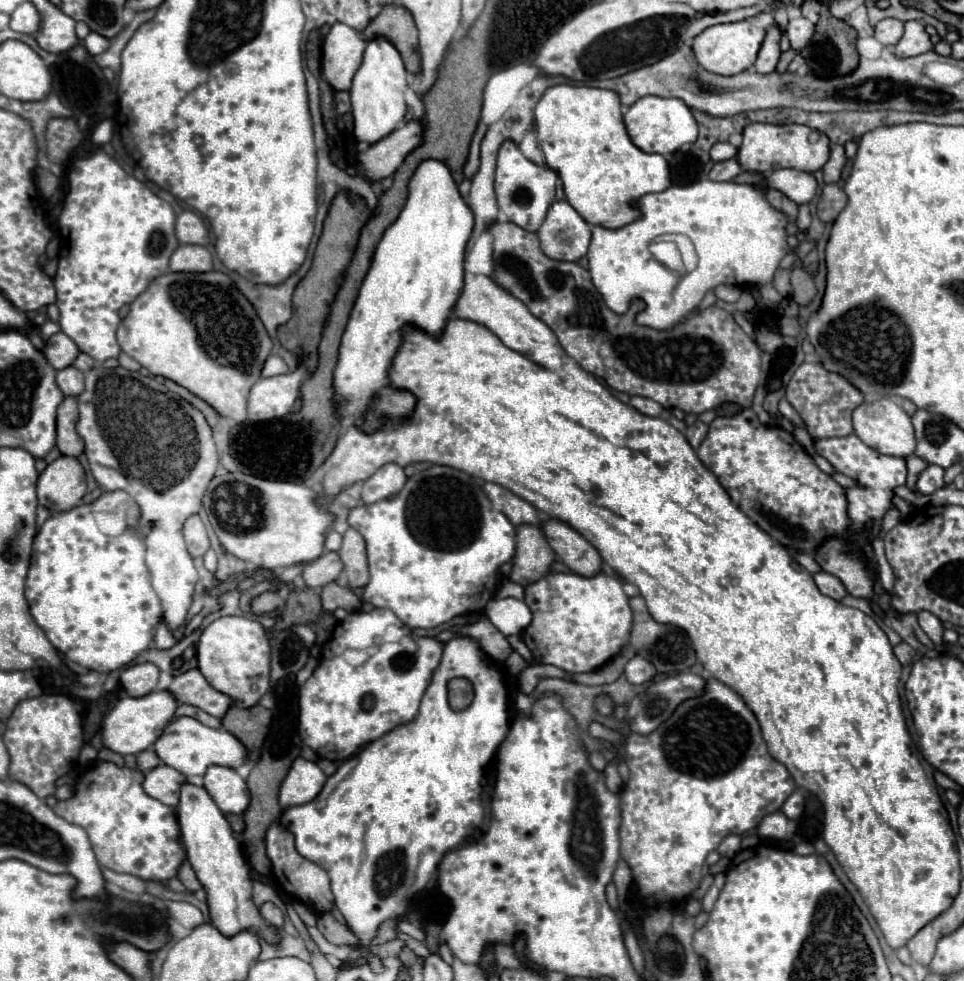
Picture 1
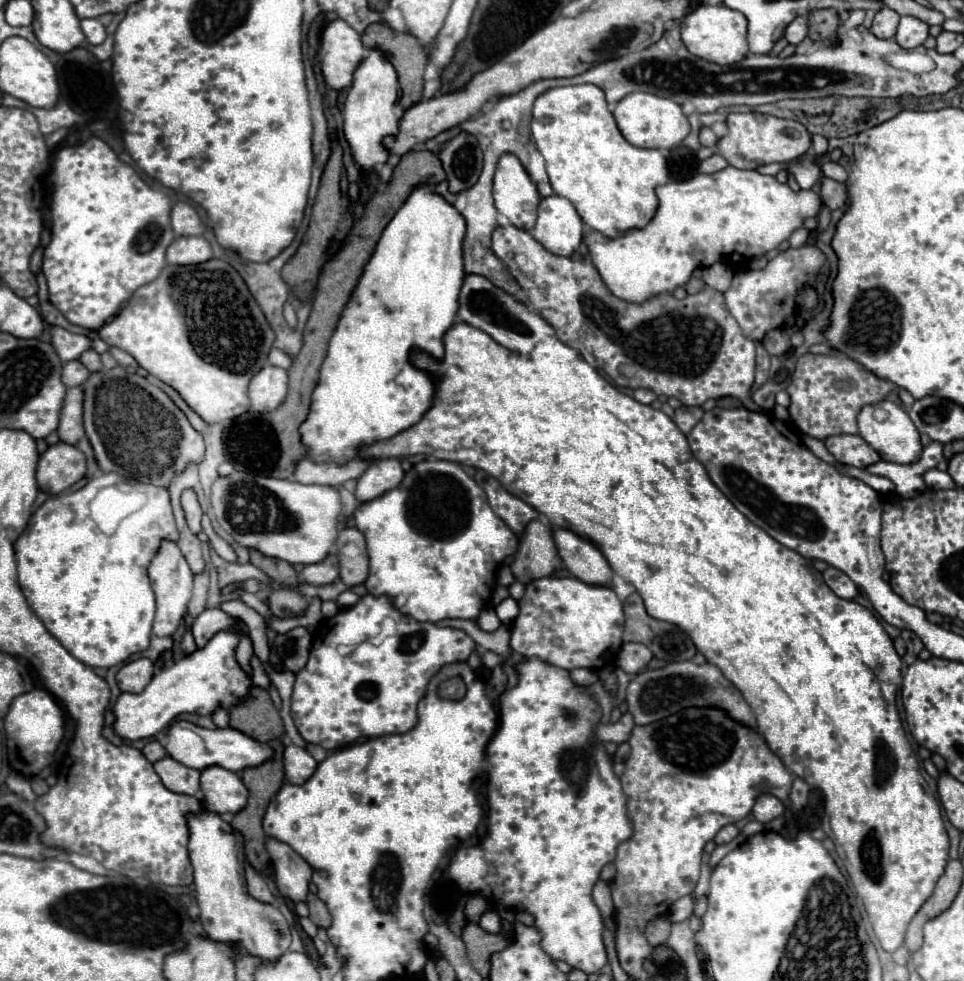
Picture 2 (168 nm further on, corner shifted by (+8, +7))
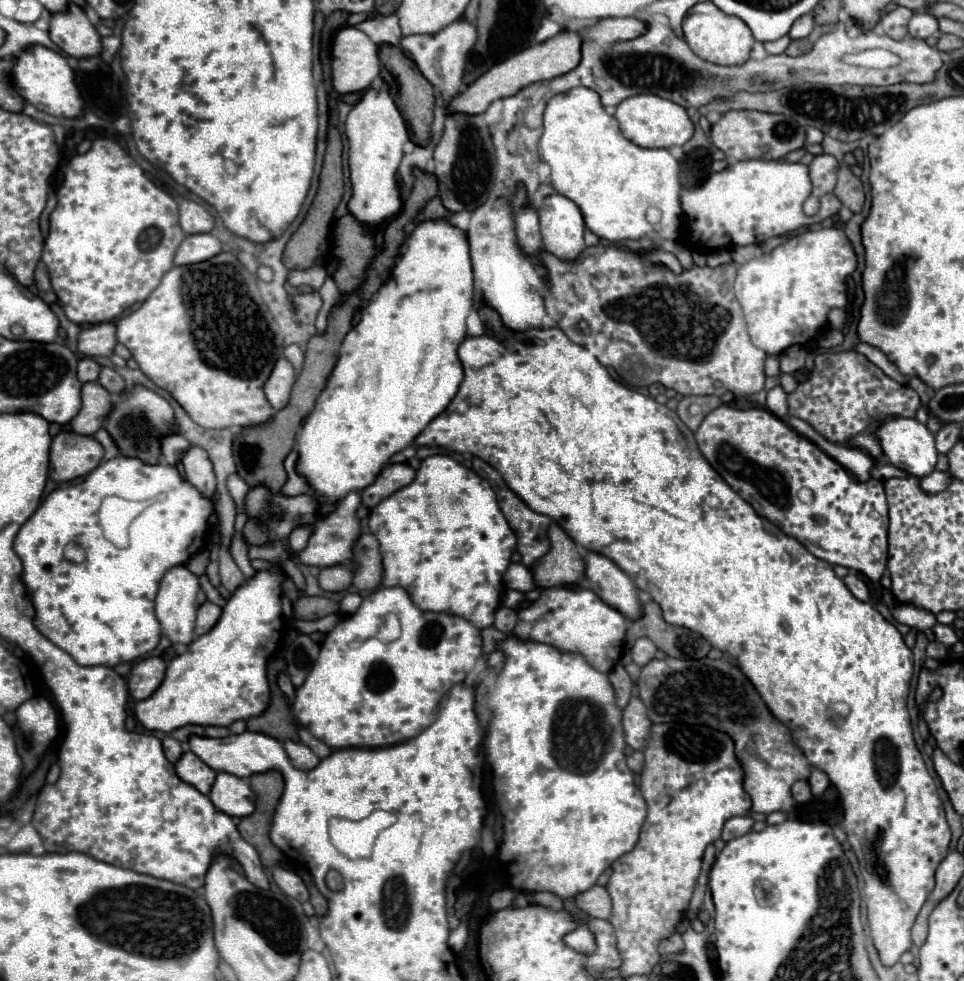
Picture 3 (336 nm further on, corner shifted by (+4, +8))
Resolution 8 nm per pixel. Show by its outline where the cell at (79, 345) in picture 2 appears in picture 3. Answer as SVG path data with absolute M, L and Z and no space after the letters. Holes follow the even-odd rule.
M103 322L97 326L91 326L79 334L79 352L87 356L111 356L113 348L117 344L115 338L115 324Z

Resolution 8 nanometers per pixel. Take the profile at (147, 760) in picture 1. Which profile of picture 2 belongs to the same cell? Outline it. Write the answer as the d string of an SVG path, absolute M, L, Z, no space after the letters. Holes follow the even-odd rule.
M149 741L149 743L143 747L143 755L145 755L147 761L155 763L155 761L159 761L159 759L165 757L165 749L163 749L163 745L161 745L159 741Z

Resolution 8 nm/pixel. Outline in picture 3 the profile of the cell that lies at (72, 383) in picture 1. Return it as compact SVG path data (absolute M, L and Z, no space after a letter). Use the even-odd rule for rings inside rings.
M93 358L79 360L77 376L81 382L95 382L99 378L99 372L101 372L101 364L97 364Z

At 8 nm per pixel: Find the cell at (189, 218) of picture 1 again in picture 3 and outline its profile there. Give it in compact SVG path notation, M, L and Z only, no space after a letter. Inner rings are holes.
M181 200L179 224L185 234L197 234L197 232L211 232L215 220L201 204L193 200Z

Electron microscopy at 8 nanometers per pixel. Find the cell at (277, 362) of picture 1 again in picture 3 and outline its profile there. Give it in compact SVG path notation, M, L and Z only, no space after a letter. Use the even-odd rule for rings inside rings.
M291 344L283 350L283 356L287 356L287 360L291 360L293 368L299 372L301 366L303 366L303 350L297 346L297 344Z

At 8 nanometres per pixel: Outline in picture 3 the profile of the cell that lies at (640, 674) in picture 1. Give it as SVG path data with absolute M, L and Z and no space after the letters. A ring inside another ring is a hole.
M639 638L639 640L633 644L633 650L631 650L633 662L639 664L639 666L645 666L647 662L651 662L651 660L655 658L655 652L657 652L657 648L655 648L655 644L653 644L651 640Z

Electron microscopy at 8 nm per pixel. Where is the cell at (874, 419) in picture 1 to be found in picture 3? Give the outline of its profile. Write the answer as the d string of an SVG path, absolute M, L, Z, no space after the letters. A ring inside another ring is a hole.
M889 418L877 428L879 444L883 448L883 456L889 464L897 466L899 470L925 478L935 470L937 464L937 448L935 448L935 436L927 430L925 424L921 424L917 418Z

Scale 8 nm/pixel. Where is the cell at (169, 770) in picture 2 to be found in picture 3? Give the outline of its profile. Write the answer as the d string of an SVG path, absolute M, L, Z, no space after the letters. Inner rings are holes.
M185 752L181 756L181 760L175 764L175 770L179 774L181 780L189 782L191 786L195 786L201 794L209 794L215 778L217 778L217 772L211 770L197 754L193 752Z

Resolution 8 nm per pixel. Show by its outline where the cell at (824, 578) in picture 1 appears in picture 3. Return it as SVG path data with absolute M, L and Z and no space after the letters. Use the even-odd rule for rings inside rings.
M851 572L851 574L847 574L847 576L843 578L843 582L845 582L845 584L847 584L847 588L853 592L853 596L855 596L855 598L865 600L865 602L871 598L871 588L869 588L867 580L863 580L859 574Z

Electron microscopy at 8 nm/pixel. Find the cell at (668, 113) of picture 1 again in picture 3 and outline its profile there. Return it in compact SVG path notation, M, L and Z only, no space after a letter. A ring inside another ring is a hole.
M631 96L617 106L615 118L619 120L623 136L643 148L683 146L693 136L693 122L685 108L671 100L663 100L661 96Z

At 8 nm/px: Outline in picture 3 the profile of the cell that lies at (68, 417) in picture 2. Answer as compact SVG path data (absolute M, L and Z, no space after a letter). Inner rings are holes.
M87 382L81 390L83 408L71 420L71 430L77 434L93 436L111 412L111 394L99 382Z

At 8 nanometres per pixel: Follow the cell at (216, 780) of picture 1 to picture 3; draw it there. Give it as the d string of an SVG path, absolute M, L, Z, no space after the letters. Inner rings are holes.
M219 772L209 798L215 808L235 818L249 816L255 810L255 796L249 784L243 778L227 772Z

